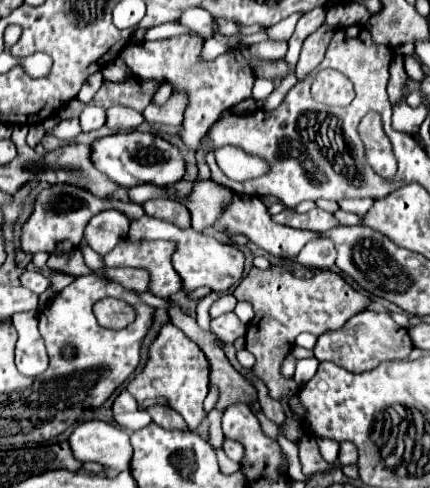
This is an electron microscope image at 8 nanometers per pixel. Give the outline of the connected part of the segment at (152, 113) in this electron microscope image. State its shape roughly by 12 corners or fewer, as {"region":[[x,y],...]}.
{"region":[[172,92],[166,104],[148,104],[142,112],[148,122],[180,124],[186,92]]}

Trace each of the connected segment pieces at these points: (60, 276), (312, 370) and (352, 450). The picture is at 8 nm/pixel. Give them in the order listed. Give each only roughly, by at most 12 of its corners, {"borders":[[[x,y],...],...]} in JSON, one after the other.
{"borders":[[[50,270],[50,289],[56,293],[74,282],[74,276]],[[316,358],[298,360],[296,384],[304,384],[316,374]],[[340,442],[340,466],[356,464],[358,450],[352,442]]]}

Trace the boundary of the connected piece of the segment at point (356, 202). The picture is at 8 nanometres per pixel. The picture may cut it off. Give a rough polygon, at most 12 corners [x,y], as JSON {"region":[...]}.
{"region":[[368,198],[340,202],[342,210],[366,214],[372,206]]}

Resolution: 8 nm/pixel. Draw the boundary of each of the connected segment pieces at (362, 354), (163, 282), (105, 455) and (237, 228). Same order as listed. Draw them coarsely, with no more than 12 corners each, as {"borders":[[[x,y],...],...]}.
{"borders":[[[364,310],[318,338],[314,356],[348,372],[406,358],[390,314]],[[122,240],[106,264],[146,268],[150,290],[170,298],[182,290],[170,256],[174,242]],[[102,420],[74,428],[80,462],[130,468],[130,436]],[[232,196],[214,230],[294,258],[320,234],[274,224],[258,196]]]}

